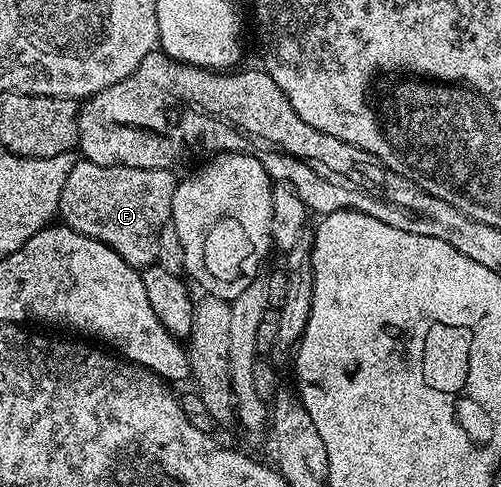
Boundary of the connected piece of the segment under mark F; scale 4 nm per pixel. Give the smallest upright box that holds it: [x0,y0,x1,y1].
[59,160,178,271]

